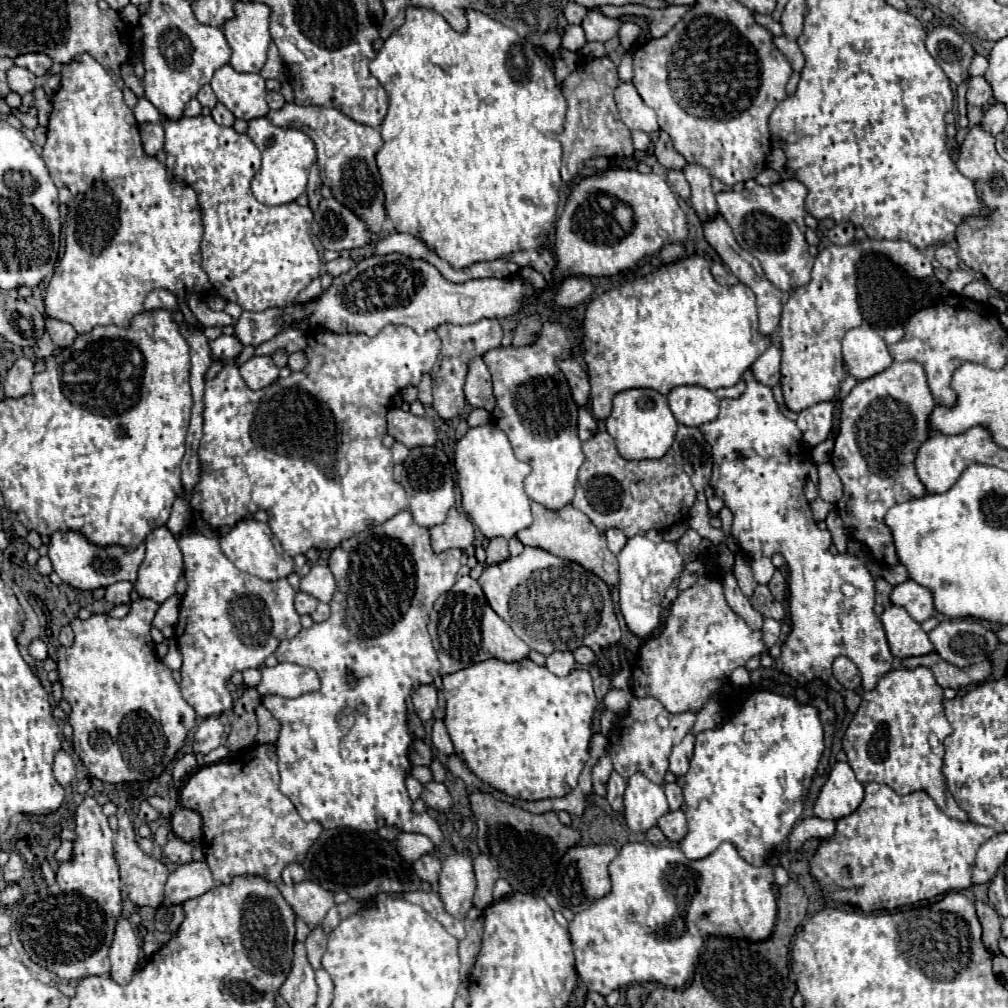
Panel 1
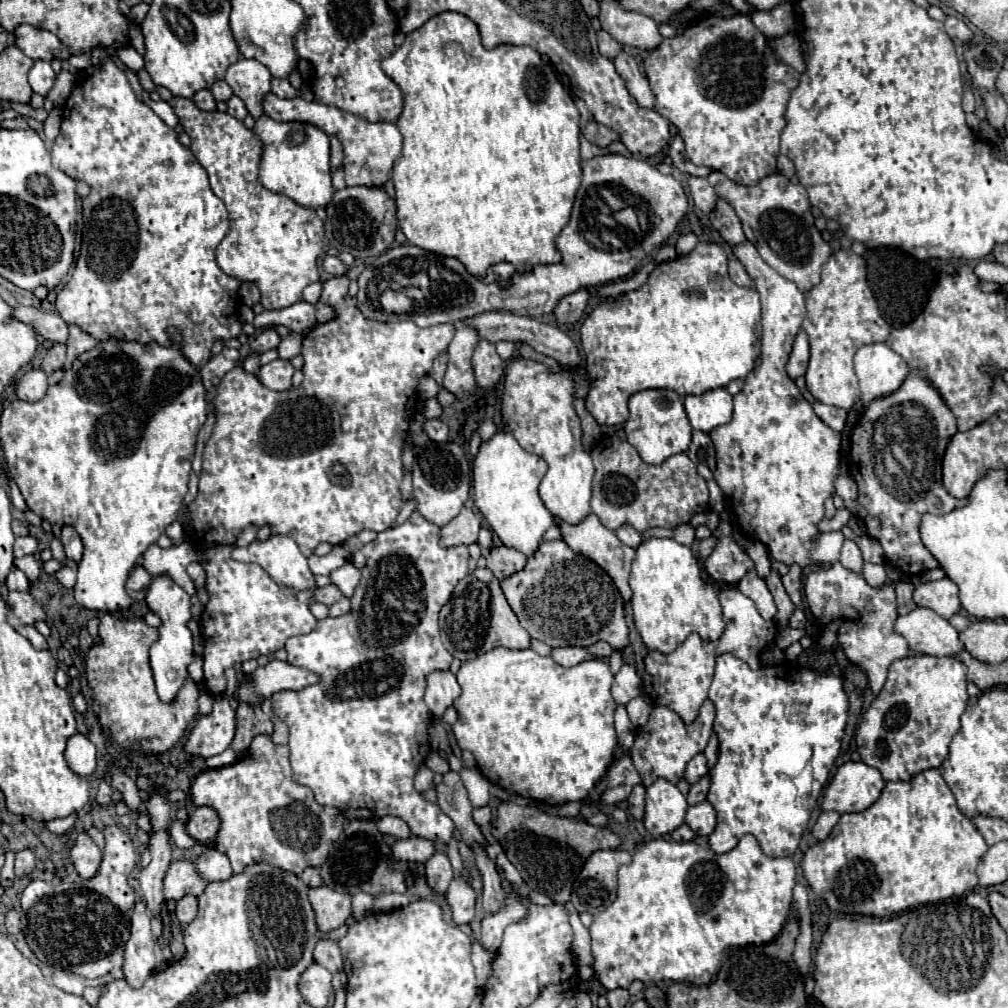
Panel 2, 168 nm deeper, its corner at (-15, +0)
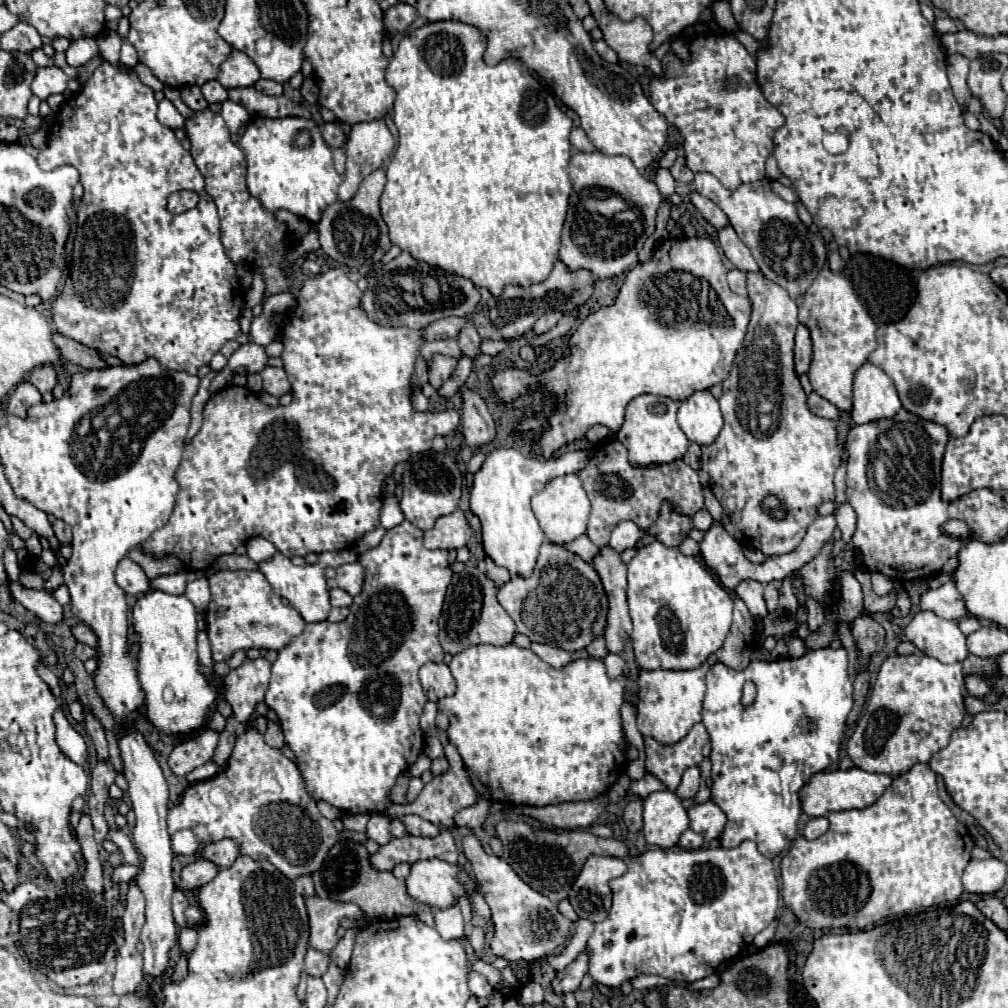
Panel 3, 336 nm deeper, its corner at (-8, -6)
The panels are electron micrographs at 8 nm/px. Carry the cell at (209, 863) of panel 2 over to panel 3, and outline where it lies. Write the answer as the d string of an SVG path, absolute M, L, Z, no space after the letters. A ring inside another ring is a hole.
M222 839L216 843L208 843L204 847L204 859L216 861L216 865L220 867L232 865L238 855L240 855L240 845L234 839Z

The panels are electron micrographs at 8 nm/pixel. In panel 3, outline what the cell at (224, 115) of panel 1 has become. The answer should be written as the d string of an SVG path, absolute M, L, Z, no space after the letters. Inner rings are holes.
M224 101L222 103L222 117L224 117L230 133L236 133L242 125L246 125L250 121L250 115L248 115L246 107L242 107L240 103L234 103L234 101Z

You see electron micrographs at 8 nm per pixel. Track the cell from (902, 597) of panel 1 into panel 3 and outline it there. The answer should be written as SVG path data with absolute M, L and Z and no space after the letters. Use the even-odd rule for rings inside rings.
M948 581L948 583L940 585L938 589L926 591L922 595L920 609L922 611L932 611L942 619L954 619L954 621L960 621L968 615L964 599L958 593L954 581Z

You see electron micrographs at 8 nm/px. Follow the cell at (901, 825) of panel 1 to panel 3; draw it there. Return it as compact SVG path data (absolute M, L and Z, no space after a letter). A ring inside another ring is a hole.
M916 763L912 769L896 777L874 805L864 809L834 811L828 819L830 829L824 835L812 841L802 835L796 837L780 863L784 903L808 929L860 931L884 917L940 903L954 903L962 895L960 877L970 861L974 837L940 801L936 791L936 773L928 763Z

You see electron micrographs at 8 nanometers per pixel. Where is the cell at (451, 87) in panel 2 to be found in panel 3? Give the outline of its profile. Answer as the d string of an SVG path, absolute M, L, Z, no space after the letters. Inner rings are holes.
M436 21L426 23L414 31L410 31L398 45L394 57L391 57L386 69L386 81L396 91L394 101L394 125L398 129L398 149L394 153L394 159L390 161L386 173L388 183L382 193L382 217L390 229L390 241L398 245L402 251L408 251L416 261L424 261L432 267L442 269L444 273L454 273L460 277L470 279L476 287L486 287L494 297L498 297L506 285L520 285L528 287L534 283L544 281L554 261L558 259L560 249L560 235L566 219L566 209L569 206L572 183L568 177L568 159L570 159L570 129L572 121L562 113L562 109L556 105L554 95L548 91L548 87L534 79L534 75L528 71L528 67L520 59L504 59L496 67L490 67L484 63L482 55L486 49L486 37L484 33L474 27L460 21Z

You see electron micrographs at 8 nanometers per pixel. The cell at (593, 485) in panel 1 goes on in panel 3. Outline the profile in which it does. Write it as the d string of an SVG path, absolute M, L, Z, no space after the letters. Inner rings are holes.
M612 439L596 447L588 465L578 473L578 477L582 479L582 485L592 503L586 535L598 547L608 545L614 525L624 519L636 521L642 529L650 527L656 521L660 503L664 499L676 503L676 509L686 515L694 515L698 509L704 507L702 485L700 485L698 473L690 465L686 465L682 459L676 459L664 465L634 467L628 463L626 449L624 445L620 445L618 439Z

